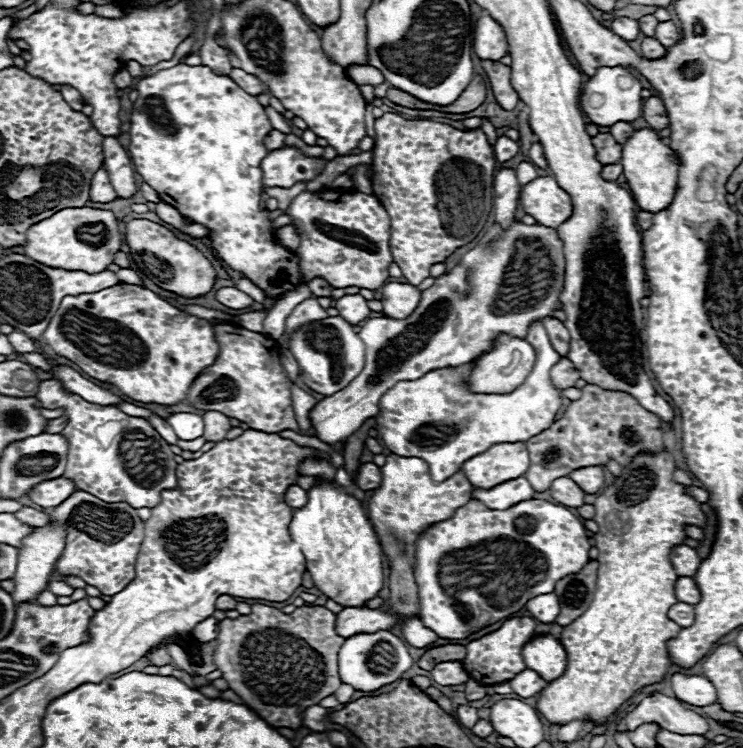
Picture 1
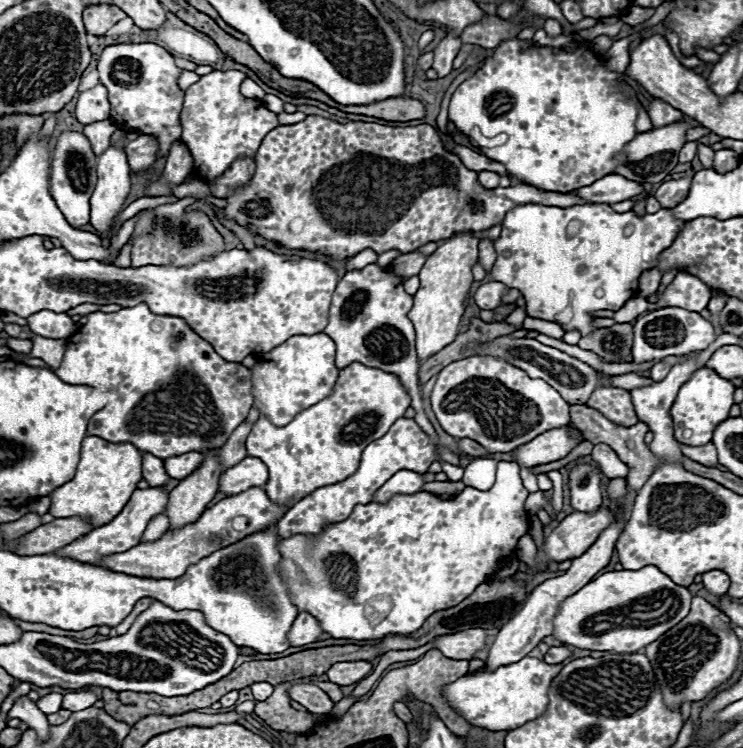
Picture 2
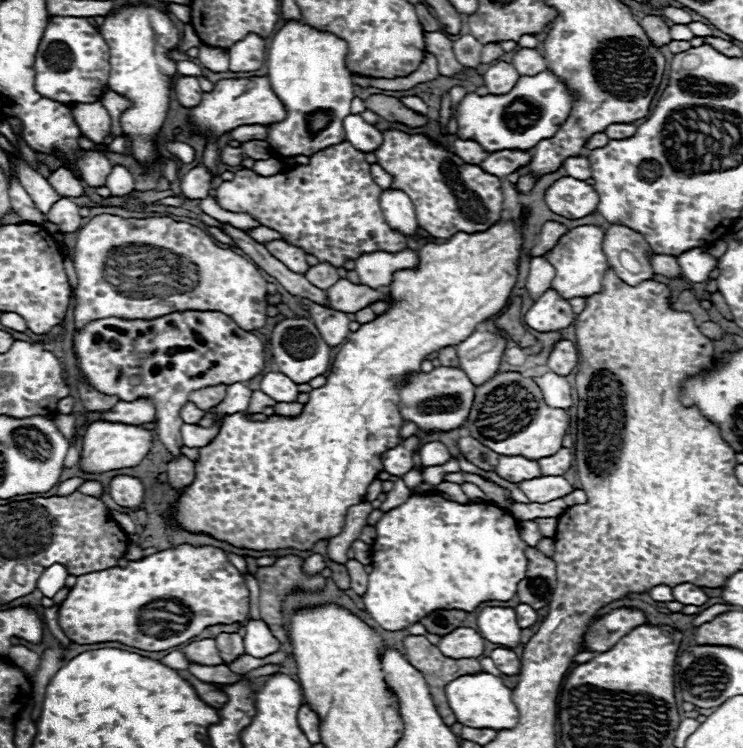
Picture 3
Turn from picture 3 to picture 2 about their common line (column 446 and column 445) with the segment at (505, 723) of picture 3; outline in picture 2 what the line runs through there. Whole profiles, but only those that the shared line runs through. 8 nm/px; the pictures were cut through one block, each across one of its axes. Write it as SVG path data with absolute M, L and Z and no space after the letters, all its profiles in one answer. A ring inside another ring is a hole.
M522 658L520 662L500 666L494 672L482 668L474 674L464 674L456 682L442 686L442 694L450 708L454 708L468 724L480 726L492 732L514 730L544 714L548 706L548 688L552 678L564 664L546 664L538 658Z

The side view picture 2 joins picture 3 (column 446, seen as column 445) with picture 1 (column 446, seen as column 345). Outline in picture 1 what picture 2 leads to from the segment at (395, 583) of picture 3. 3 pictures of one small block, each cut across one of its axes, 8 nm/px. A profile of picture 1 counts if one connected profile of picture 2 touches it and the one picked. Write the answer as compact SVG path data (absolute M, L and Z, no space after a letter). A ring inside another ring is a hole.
M470 500L458 508L450 520L434 524L418 540L416 550L416 582L420 588L422 624L434 630L440 638L456 640L468 638L468 634L482 630L494 622L500 622L518 612L534 594L548 594L554 590L558 578L576 574L590 560L588 550L592 548L586 536L584 524L562 504L546 500L522 500L506 510L490 510L478 500ZM510 554L510 564L500 564L502 556Z

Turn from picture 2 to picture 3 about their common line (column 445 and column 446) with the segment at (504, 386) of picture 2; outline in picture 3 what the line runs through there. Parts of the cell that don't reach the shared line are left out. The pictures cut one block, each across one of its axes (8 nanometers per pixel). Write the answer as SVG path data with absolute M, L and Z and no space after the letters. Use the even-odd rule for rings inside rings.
M440 366L440 368L434 368L430 374L420 372L410 384L402 386L400 398L402 398L402 406L400 406L402 418L416 422L424 434L432 430L434 432L452 430L462 426L468 418L468 412L474 400L474 384L464 374L464 370Z

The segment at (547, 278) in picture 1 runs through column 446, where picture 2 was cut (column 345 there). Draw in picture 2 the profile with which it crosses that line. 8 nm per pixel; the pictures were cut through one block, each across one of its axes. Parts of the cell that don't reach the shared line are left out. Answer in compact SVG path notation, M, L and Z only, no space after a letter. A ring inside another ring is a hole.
M368 264L360 270L348 270L338 282L332 306L330 320L324 332L336 342L336 366L344 368L352 362L364 362L366 366L376 366L396 374L406 390L412 396L412 408L418 412L416 422L428 422L422 412L420 390L418 390L418 370L420 362L416 358L416 338L408 312L412 308L412 296L404 292L404 278L390 268L378 264Z

